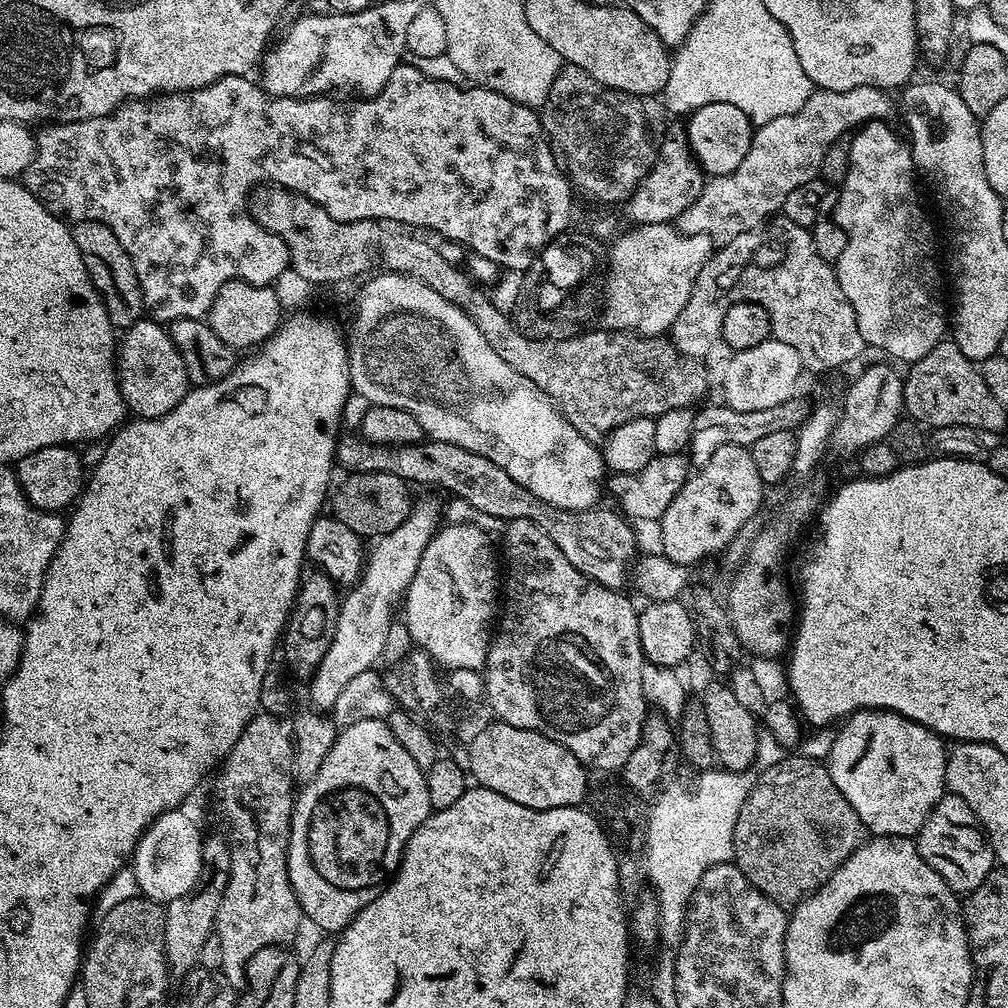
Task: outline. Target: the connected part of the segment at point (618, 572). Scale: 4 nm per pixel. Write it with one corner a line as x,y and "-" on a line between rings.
344,434
336,442
336,464
339,467
344,467
343,471
348,474
385,472
407,480
413,485
437,484
438,487
452,492
448,494
451,494
455,499
464,500
470,506
474,506
474,510
478,510
482,514
490,514
501,522
510,520
534,522
534,526
546,530
550,542
554,542
554,546
558,546
558,550
562,550
562,555
573,564
574,570
586,574
586,578
607,588
617,590
623,589
625,587
623,584
627,580
629,583
630,573
633,571
634,561
638,556
638,553
636,554
636,536
632,533
633,525
615,507
612,509
597,506
586,510
562,510
558,506
550,506
550,502
542,502
542,498
530,494
530,490
526,490
526,486
518,486
518,482
514,482
514,478
510,478
510,474
506,474
506,470
502,470
502,466
494,466
494,462
490,462
490,458
482,458
482,454
462,450
462,446
454,446
450,442
438,442
427,438
418,444
375,444
359,434
353,434
353,436

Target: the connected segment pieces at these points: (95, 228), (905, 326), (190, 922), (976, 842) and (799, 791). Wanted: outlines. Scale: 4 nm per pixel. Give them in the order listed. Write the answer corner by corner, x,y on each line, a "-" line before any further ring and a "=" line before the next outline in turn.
78,220
71,225
74,246
78,246
78,254
82,254
82,262
86,262
86,274
90,274
90,282
100,292
101,300
109,312
110,322
116,330
129,328
145,315
146,309
142,298
142,286
138,282
138,274
134,270
134,262
130,262
130,254
122,250
122,242
114,238
114,230
97,220
=
884,122
873,123
871,126
865,127
863,131
861,131
865,131
861,134
861,136
853,135
851,137
852,149
850,150
850,170
846,174
843,184
839,185
838,195
836,198
836,211
834,213
836,221
838,222
838,226
842,226
842,230
847,234
848,237
846,238
846,250
842,250
840,257
834,261
834,267
836,270
836,277
838,278
838,286
842,286
842,294
846,294
846,298
850,302
850,306
854,306
854,318
858,322
858,330
862,330
862,338
864,339
865,345
867,345
869,349
877,348
878,351
885,352
885,354
888,356
893,356
893,358
888,357
893,361
905,360
905,362
911,362
913,360
921,360
922,358
926,358
926,354
930,354
930,350
934,350
934,346
938,346
941,340
945,339
946,329
949,327
950,320
946,315
946,308
944,312
944,296
942,293
940,293
940,268
938,265
936,265
936,236
934,233
932,233
932,224
930,221
928,221
928,216
926,213
924,213
923,206
920,205
919,194
916,193
916,180
918,181
918,172
912,163
912,149
907,143
905,143
903,139
900,141
899,138
896,137
895,134
887,128
886,125
887,123
=
204,836
202,846
204,865
198,874
198,882
182,898
174,898
166,905
166,958
168,970
173,977
183,978
197,967
202,946
206,946
206,938
214,935
216,915
228,881
232,874
232,845
227,839
220,836
=
945,794
932,807
926,822
915,837
918,854
950,885
953,892
967,894
978,890
982,882
994,870
994,853
988,843
988,833
978,822
974,810
962,802
962,798
=
793,754
778,762
778,766
763,769
759,775
755,777
750,794
744,799
738,822
734,822
734,863
766,898
785,910
791,910
818,891
834,874
834,870
838,870
838,866
842,866
842,862
846,862
854,850
862,847
866,829
862,818
854,814
854,806
850,806
842,790
834,786
827,763

